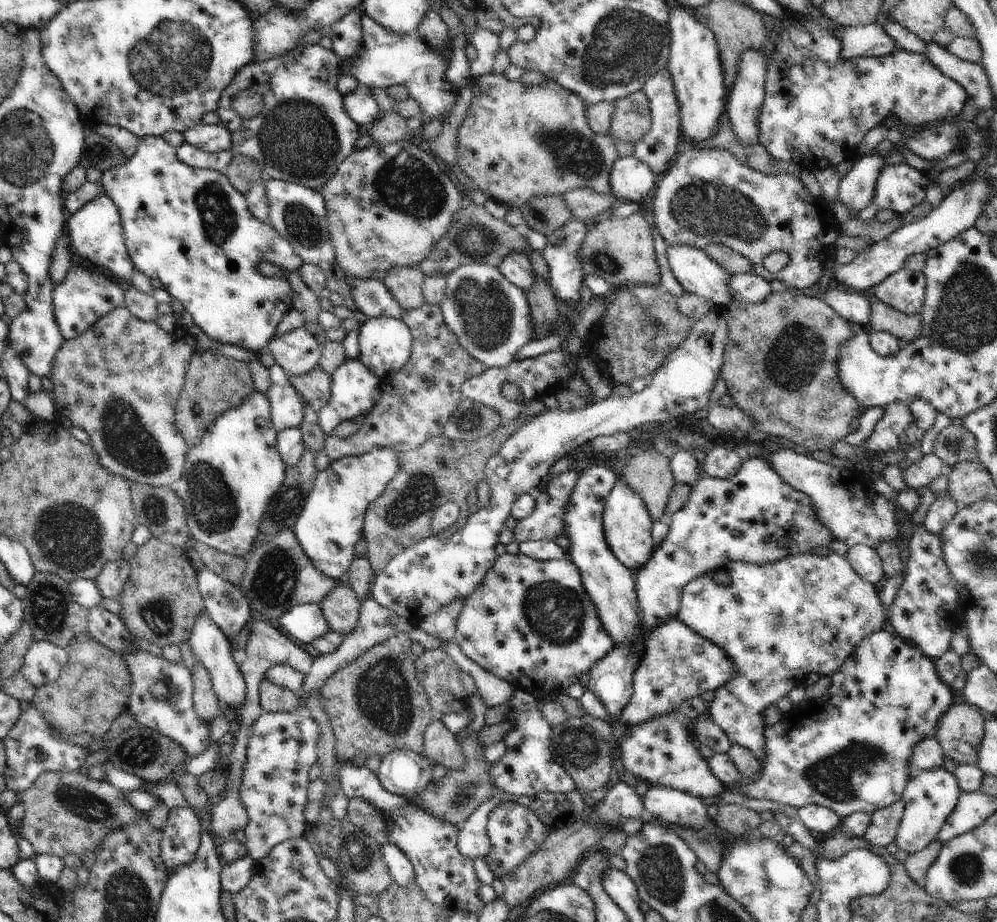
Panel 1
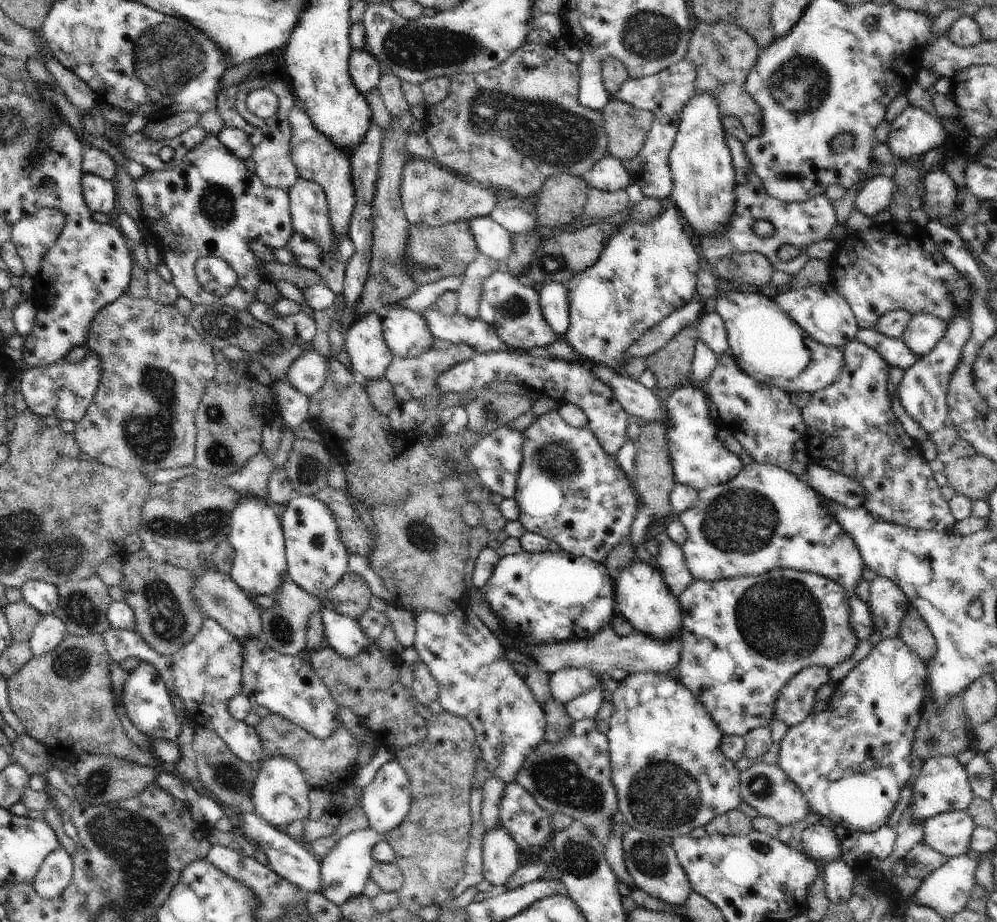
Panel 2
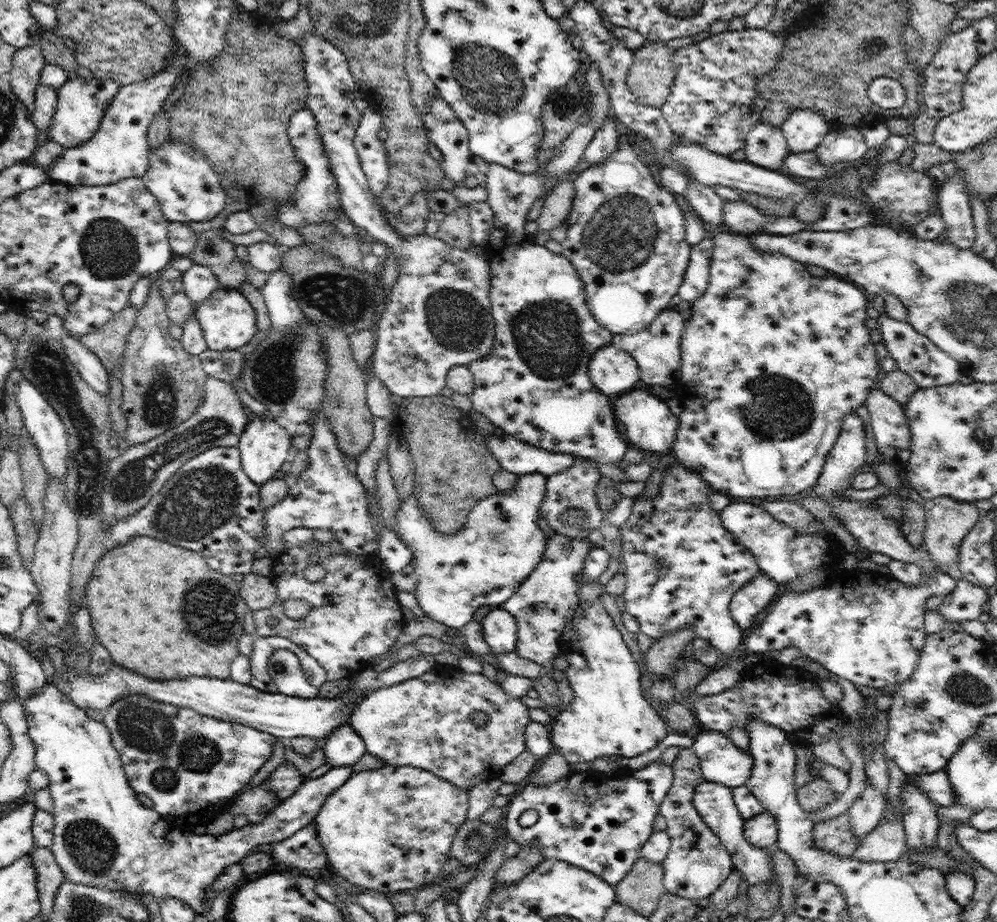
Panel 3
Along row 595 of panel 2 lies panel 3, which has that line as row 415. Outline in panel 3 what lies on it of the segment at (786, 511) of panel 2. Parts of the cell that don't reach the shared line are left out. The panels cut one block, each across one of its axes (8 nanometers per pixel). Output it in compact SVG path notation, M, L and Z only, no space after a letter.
M854 412L846 414L837 442L832 446L828 457L826 457L826 461L824 461L822 474L818 477L811 496L828 502L828 506L832 506L833 508L832 514L834 514L834 518L838 519L848 529L848 532L854 536L859 546L866 548L870 553L886 554L891 559L914 563L920 568L927 566L934 570L940 570L930 560L930 554L923 547L914 548L908 542L900 529L901 524L896 521L896 517L892 517L884 509L880 509L880 504L840 497L842 490L852 488L852 478L863 469L868 468L865 437L866 434L862 418Z

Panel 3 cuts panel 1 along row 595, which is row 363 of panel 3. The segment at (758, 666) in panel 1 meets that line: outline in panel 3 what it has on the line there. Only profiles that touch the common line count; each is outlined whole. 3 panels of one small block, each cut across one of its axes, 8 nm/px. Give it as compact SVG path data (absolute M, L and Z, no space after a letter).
M720 227L710 234L713 239L713 253L709 264L708 289L694 305L693 316L687 321L681 339L681 368L677 376L676 397L682 405L678 431L674 440L672 454L686 467L700 473L714 491L726 493L735 500L775 500L814 486L822 474L824 461L830 449L837 442L844 417L864 406L868 391L878 378L880 359L866 327L869 318L867 306L869 296L861 293L854 283L838 276L814 277L800 261L780 253L764 253L752 243L751 235L743 235Z

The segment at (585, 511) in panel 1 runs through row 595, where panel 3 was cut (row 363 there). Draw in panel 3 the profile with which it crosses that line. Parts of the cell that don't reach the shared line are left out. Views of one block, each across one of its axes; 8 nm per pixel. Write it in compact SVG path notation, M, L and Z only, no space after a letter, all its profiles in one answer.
M616 346L600 347L592 354L587 374L598 390L611 398L634 388L640 380L637 363Z

